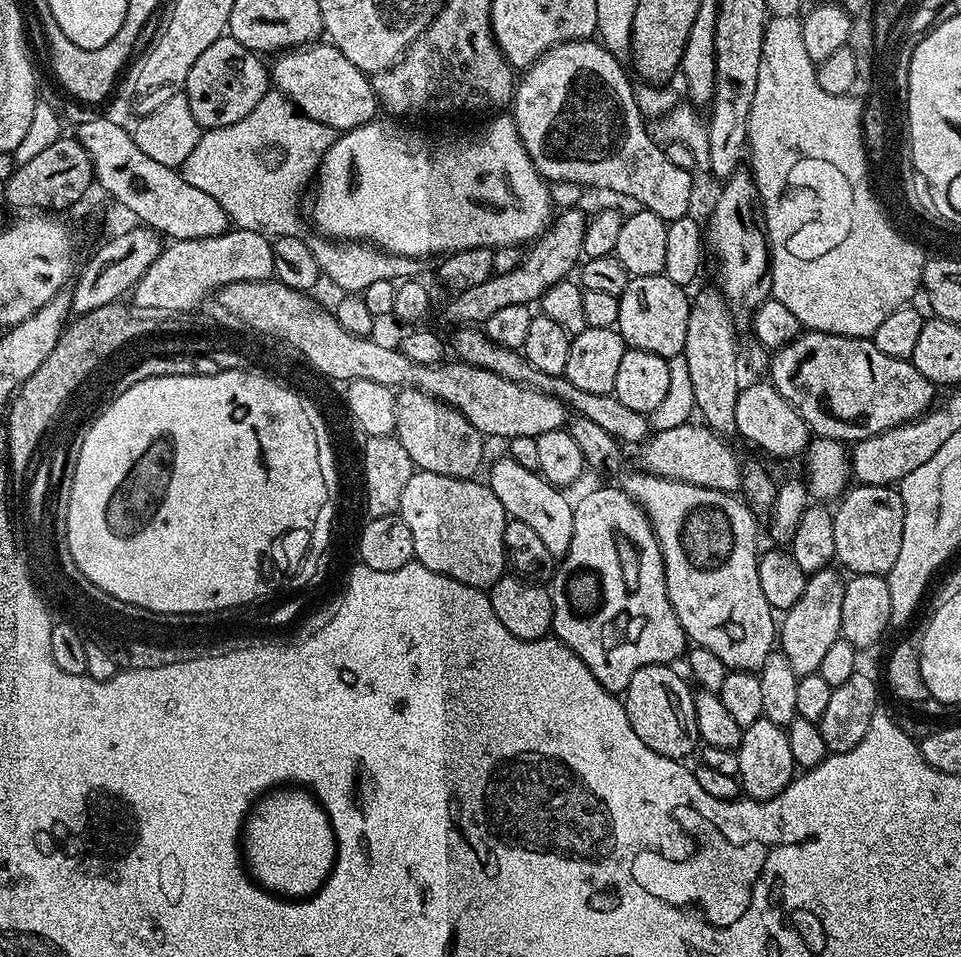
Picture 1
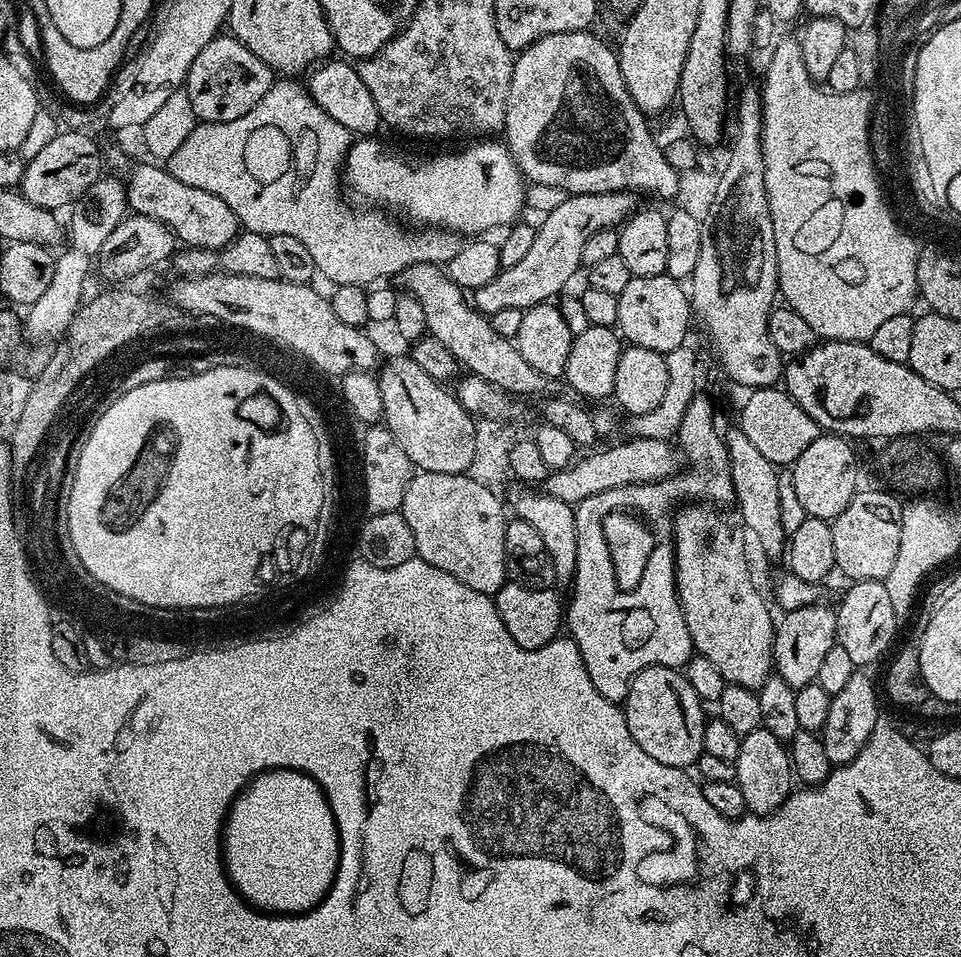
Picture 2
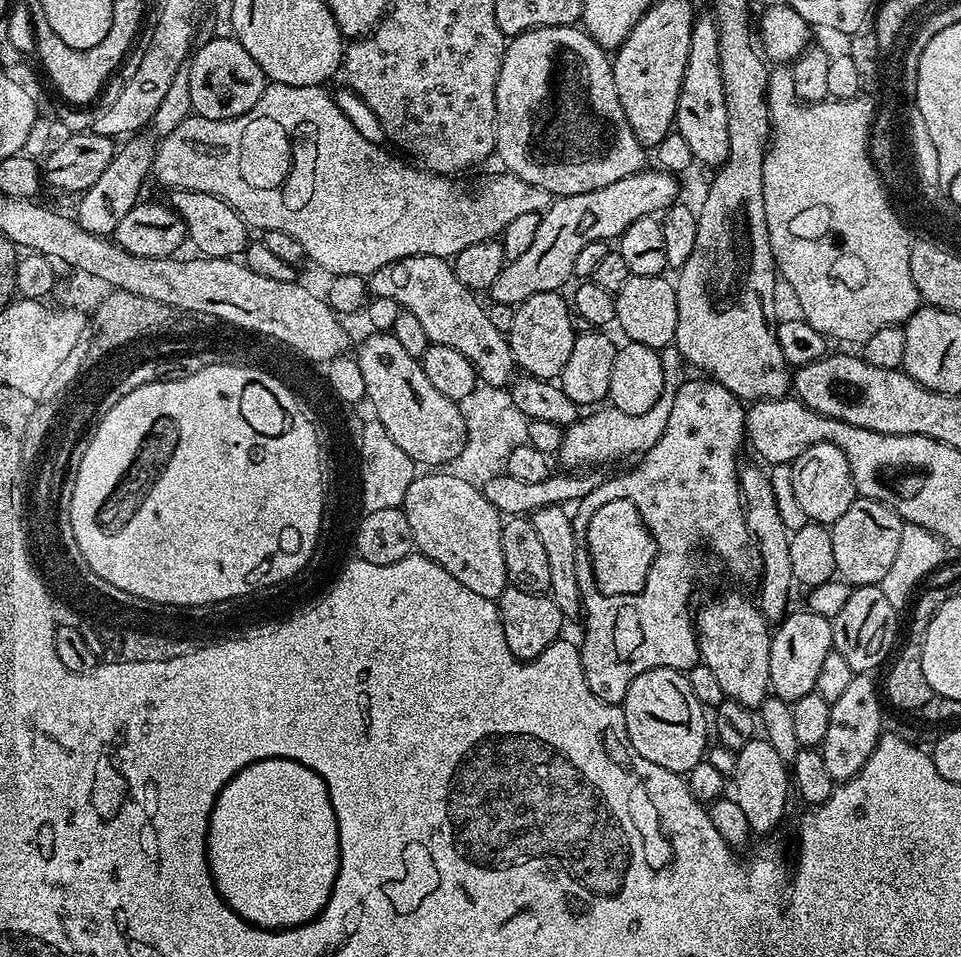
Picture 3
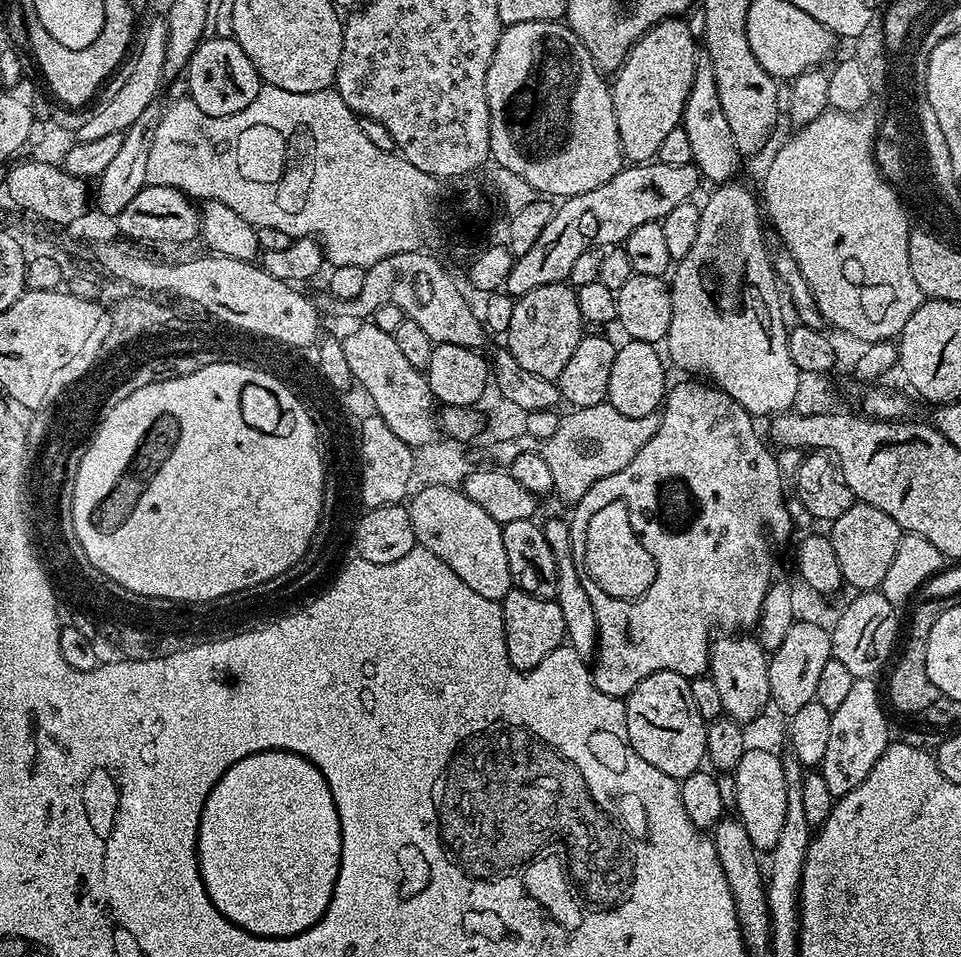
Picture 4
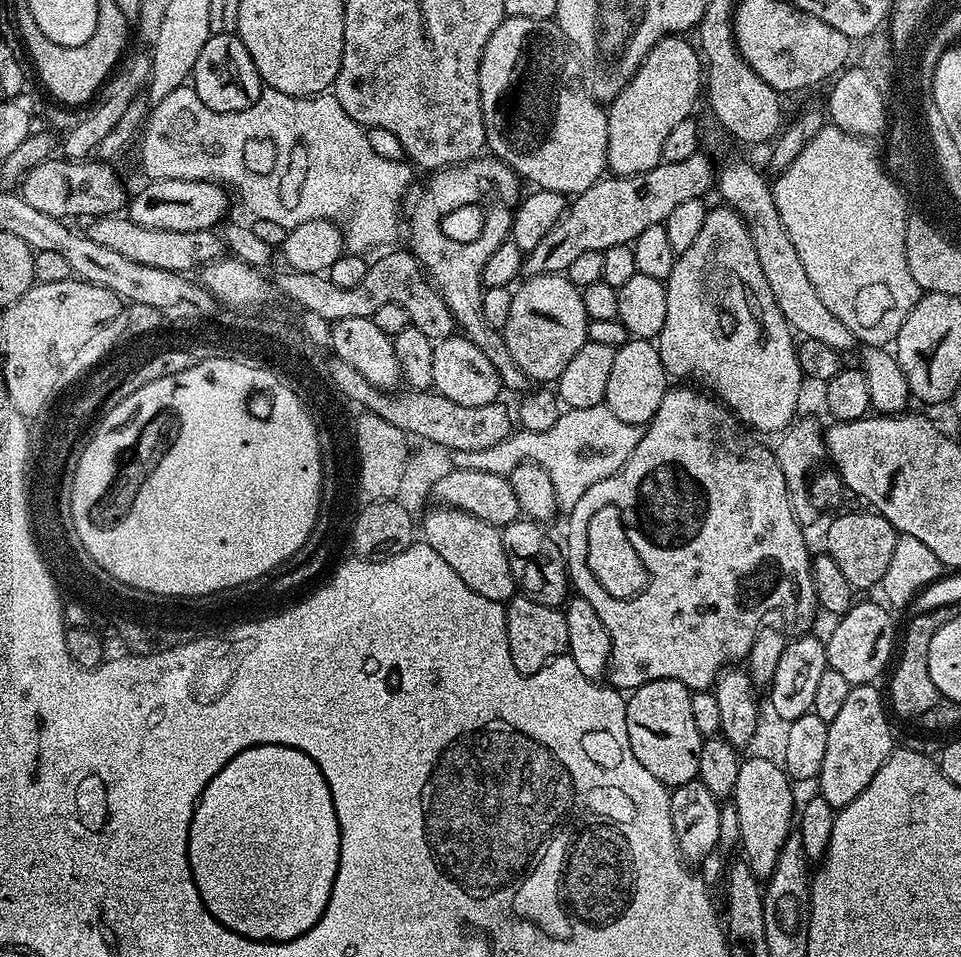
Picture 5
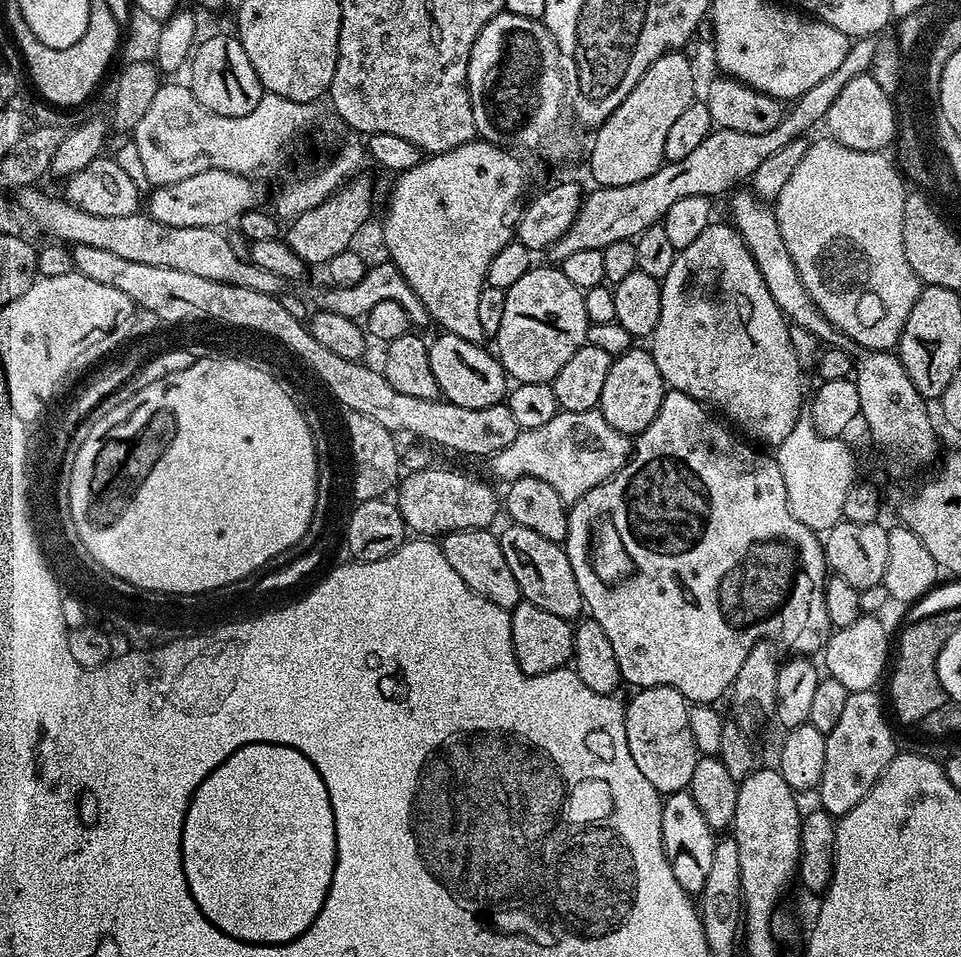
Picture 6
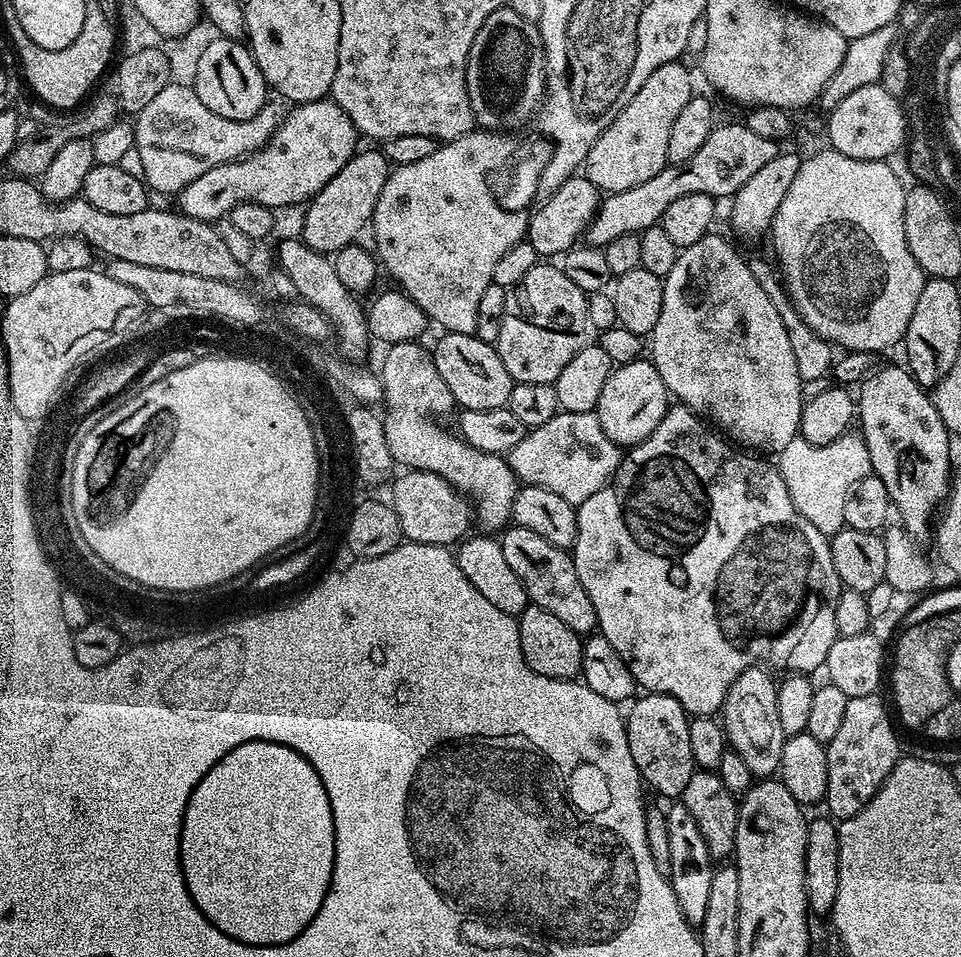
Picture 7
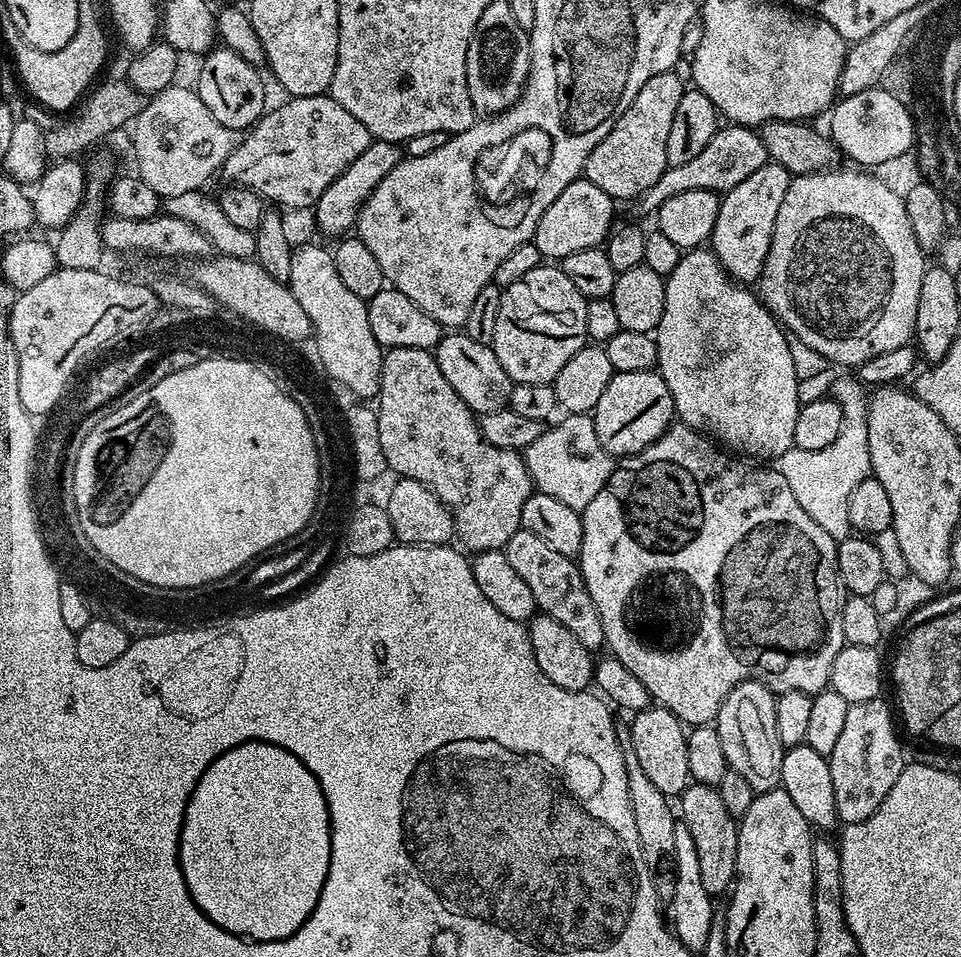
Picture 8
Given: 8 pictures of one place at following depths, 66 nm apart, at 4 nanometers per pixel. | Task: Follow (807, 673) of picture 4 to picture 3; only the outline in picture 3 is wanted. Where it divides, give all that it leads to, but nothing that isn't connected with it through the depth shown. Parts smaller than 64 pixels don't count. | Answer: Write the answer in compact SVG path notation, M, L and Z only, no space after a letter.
M789 611L772 632L768 683L771 695L791 702L806 698L806 694L816 691L822 661L833 650L832 621L827 615L824 617L820 612Z

